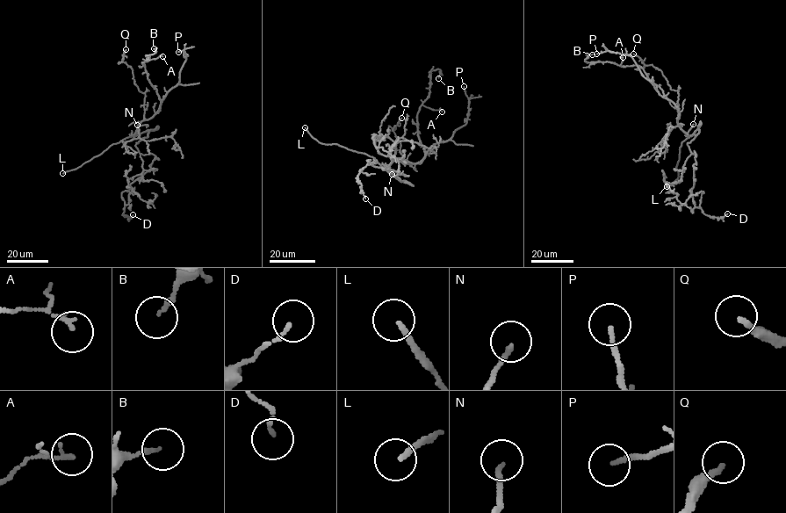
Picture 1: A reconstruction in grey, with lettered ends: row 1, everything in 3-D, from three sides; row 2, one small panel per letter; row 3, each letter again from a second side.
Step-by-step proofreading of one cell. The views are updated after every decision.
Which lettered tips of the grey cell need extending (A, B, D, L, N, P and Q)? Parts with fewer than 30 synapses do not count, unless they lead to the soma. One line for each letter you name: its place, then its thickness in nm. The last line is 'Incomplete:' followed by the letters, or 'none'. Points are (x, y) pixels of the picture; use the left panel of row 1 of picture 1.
L: place (62, 173); calibre 200 nm
Q: place (126, 49); calibre 190 nm
Incomplete: L, Q

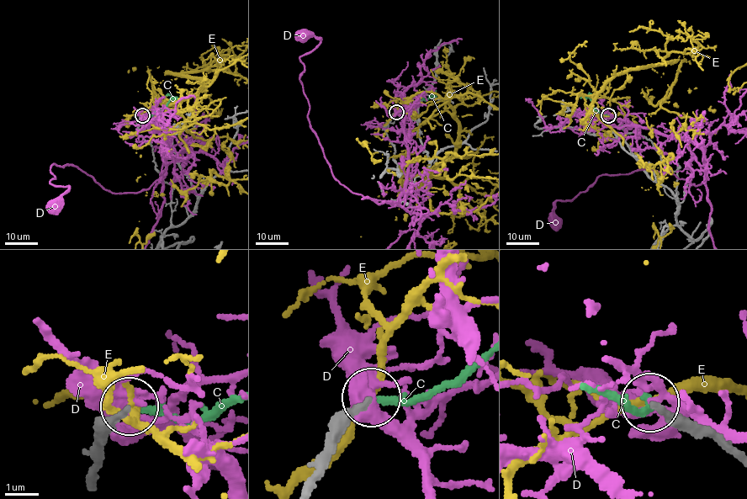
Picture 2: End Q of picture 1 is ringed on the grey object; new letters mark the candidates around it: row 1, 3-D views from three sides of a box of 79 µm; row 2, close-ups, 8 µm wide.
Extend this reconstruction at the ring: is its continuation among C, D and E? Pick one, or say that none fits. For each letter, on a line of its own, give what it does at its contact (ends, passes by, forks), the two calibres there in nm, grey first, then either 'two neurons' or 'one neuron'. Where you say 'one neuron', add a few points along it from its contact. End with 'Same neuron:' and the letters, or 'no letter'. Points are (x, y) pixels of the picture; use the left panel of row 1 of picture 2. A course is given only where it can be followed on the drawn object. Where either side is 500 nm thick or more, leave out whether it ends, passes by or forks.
C: it ends; calibres 240 and 220 nm; two neurons
D: it forks; calibres 360 and 440 nm; two neurons
E: it passes by; calibres 280 and 240 nm; two neurons
Same neuron: no letter

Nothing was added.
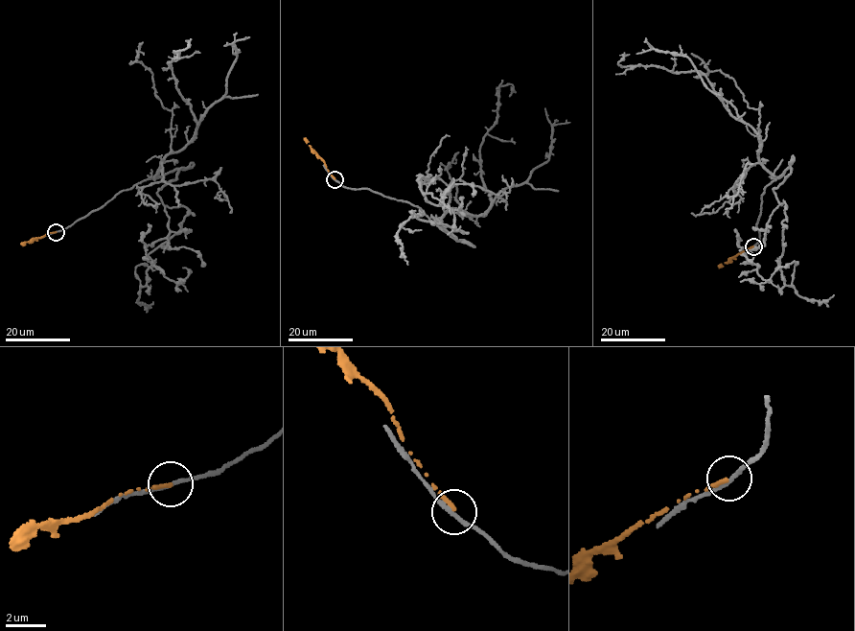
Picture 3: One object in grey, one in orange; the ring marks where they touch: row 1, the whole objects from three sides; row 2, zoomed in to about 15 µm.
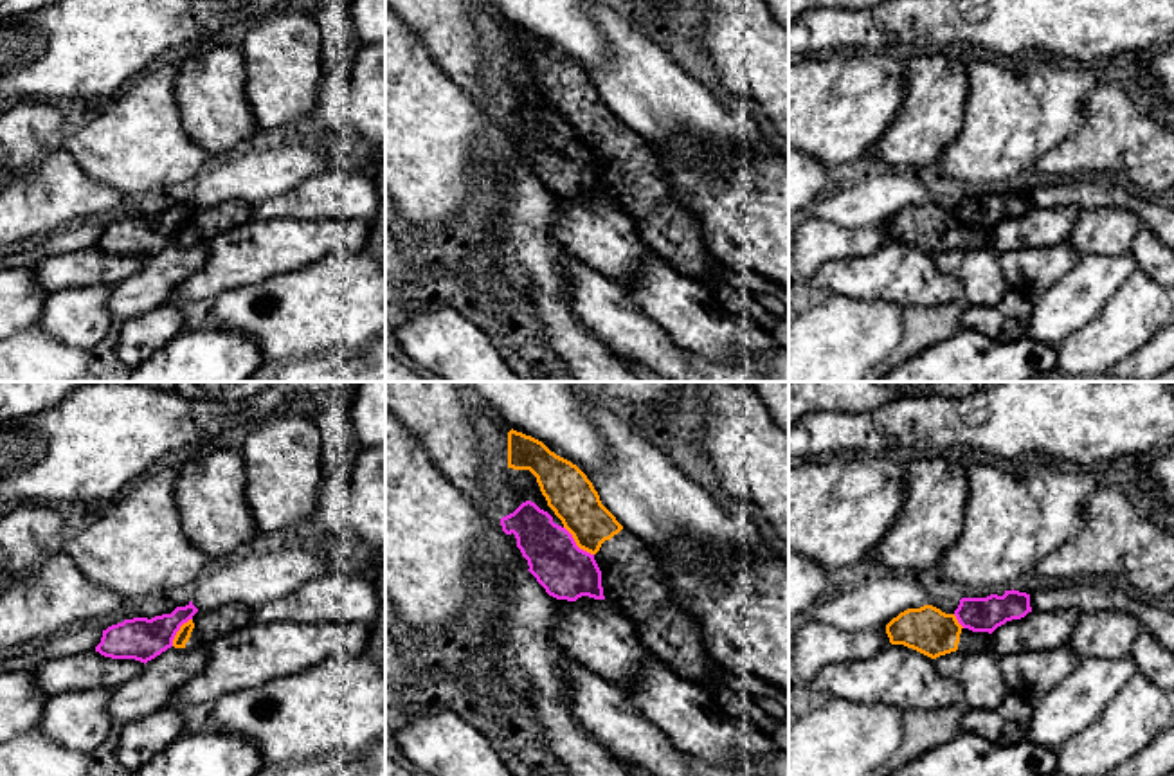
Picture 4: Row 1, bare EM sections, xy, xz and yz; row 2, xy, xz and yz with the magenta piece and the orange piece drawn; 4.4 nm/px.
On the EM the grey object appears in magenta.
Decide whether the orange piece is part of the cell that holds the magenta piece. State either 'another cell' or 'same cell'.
another cell

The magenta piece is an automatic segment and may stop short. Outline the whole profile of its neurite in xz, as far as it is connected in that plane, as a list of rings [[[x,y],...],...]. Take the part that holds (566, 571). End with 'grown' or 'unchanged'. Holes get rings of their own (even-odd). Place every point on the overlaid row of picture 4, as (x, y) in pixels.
[[[522,502],[501,519],[501,526],[506,535],[515,535],[528,571],[549,596],[567,601],[582,596],[605,600],[594,555],[580,549],[573,535],[535,502]]]; unchanged

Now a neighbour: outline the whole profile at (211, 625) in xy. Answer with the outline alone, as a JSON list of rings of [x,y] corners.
[[[232,603],[209,612],[196,612],[180,627],[173,639],[175,648],[209,648],[209,645],[223,636],[245,628],[254,623],[252,607]]]

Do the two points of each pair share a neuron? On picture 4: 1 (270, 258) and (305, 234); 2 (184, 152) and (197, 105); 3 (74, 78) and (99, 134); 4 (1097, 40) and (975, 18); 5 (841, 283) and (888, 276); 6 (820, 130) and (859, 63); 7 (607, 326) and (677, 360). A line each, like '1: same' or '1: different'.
1: same
2: different
3: different
4: same
5: same
6: same
7: same

